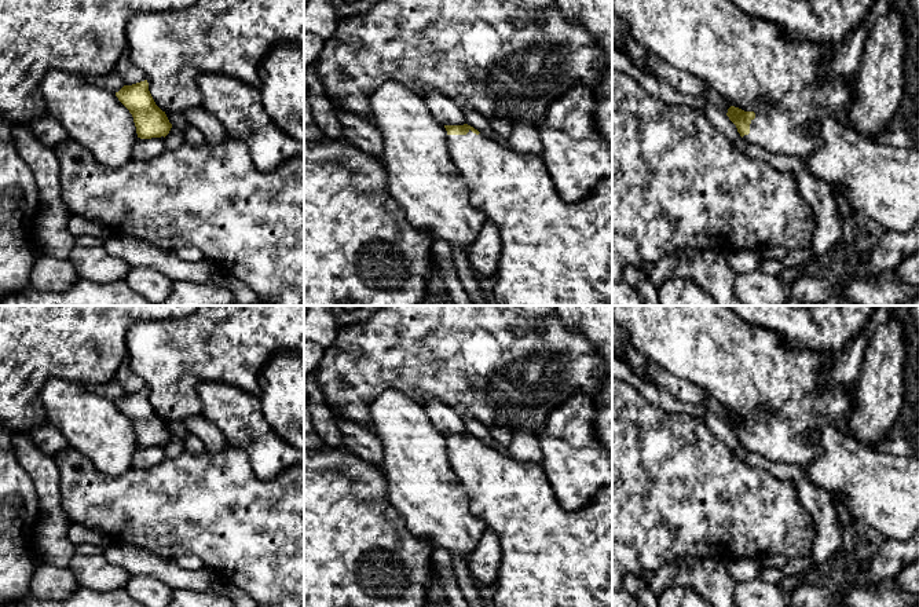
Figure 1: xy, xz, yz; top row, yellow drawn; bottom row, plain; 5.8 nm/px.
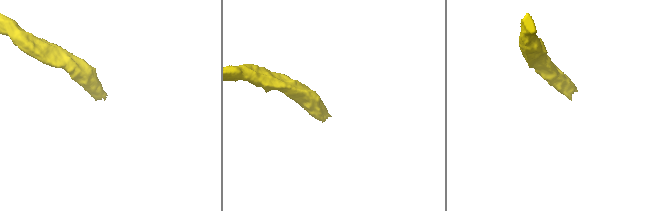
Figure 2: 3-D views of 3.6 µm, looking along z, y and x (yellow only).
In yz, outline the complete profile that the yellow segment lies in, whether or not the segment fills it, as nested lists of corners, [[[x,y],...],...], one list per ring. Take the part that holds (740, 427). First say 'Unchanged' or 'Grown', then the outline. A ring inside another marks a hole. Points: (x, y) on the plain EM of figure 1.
Grown. [[[612,306],[612,319],[629,334],[631,345],[649,361],[667,370],[675,377],[688,380],[703,388],[711,398],[725,406],[732,414],[726,424],[736,434],[740,445],[755,454],[770,461],[784,462],[797,467],[808,467],[820,453],[819,429],[832,425],[835,420],[849,420],[856,409],[857,401],[849,395],[847,387],[835,387],[825,391],[819,390],[819,377],[835,363],[834,354],[821,355],[810,350],[794,350],[783,343],[781,337],[766,328],[753,326],[737,317],[728,306]]]

